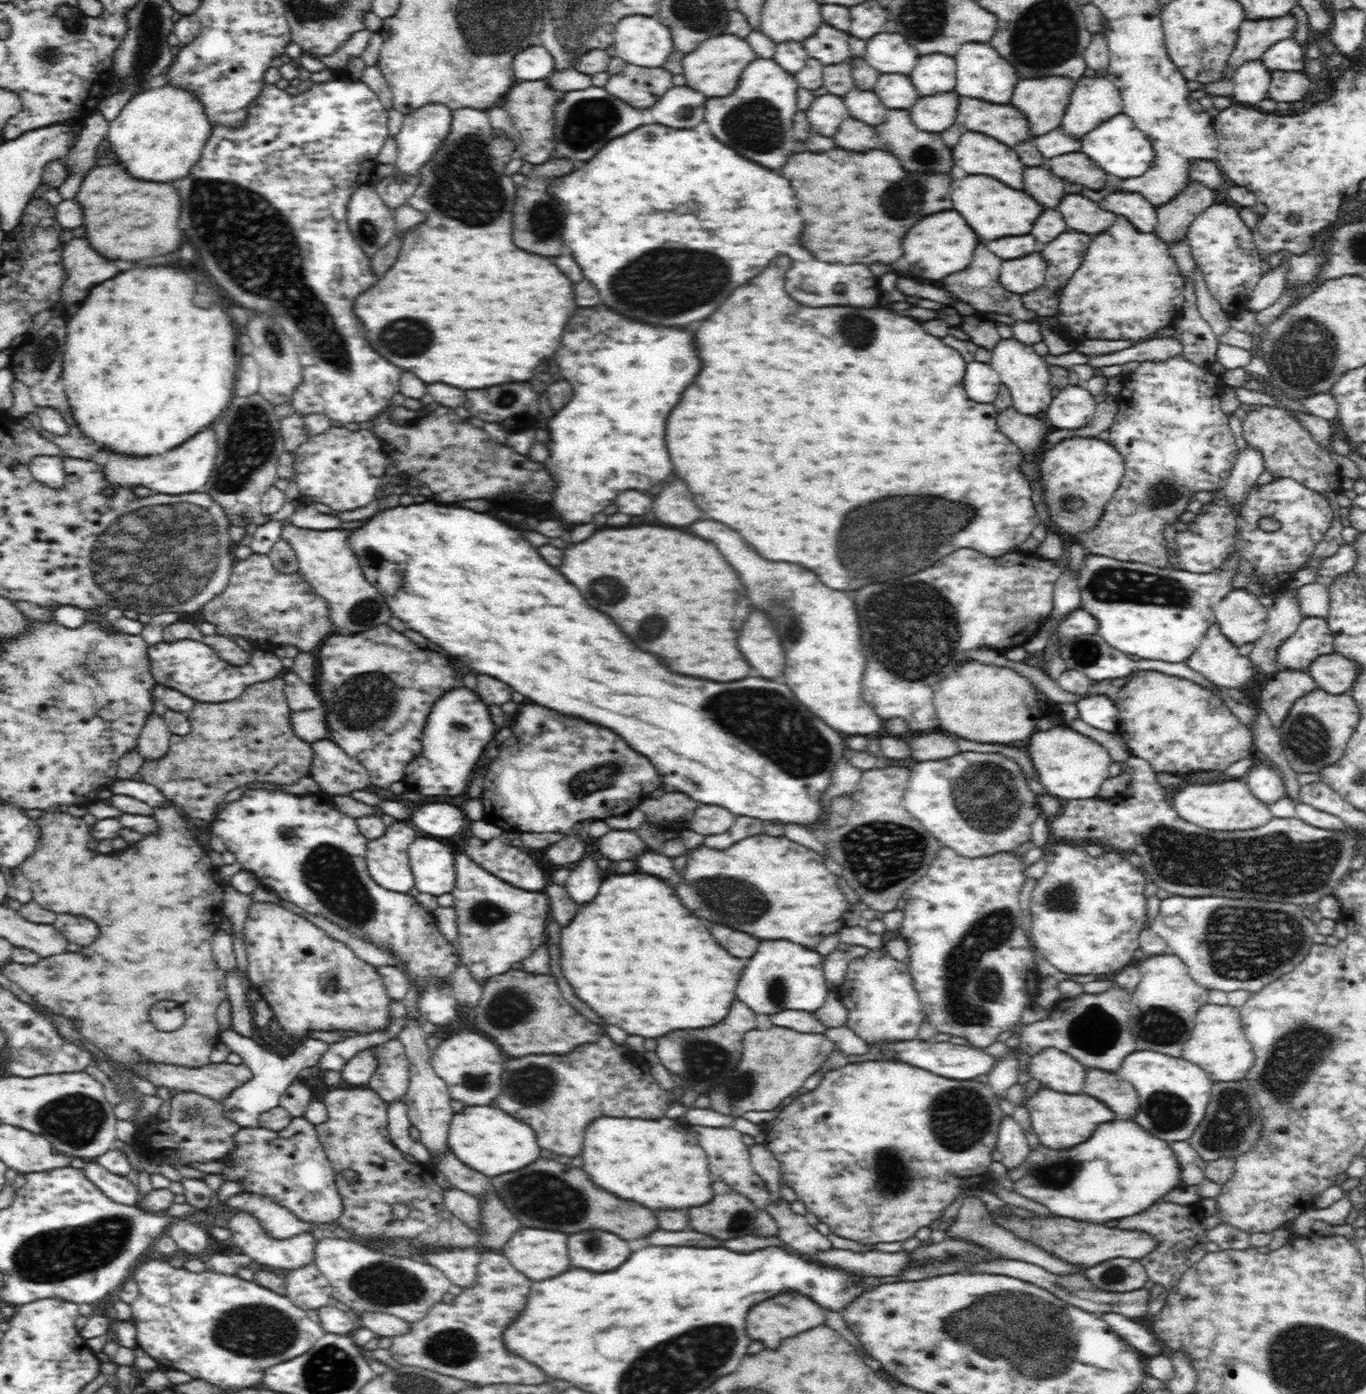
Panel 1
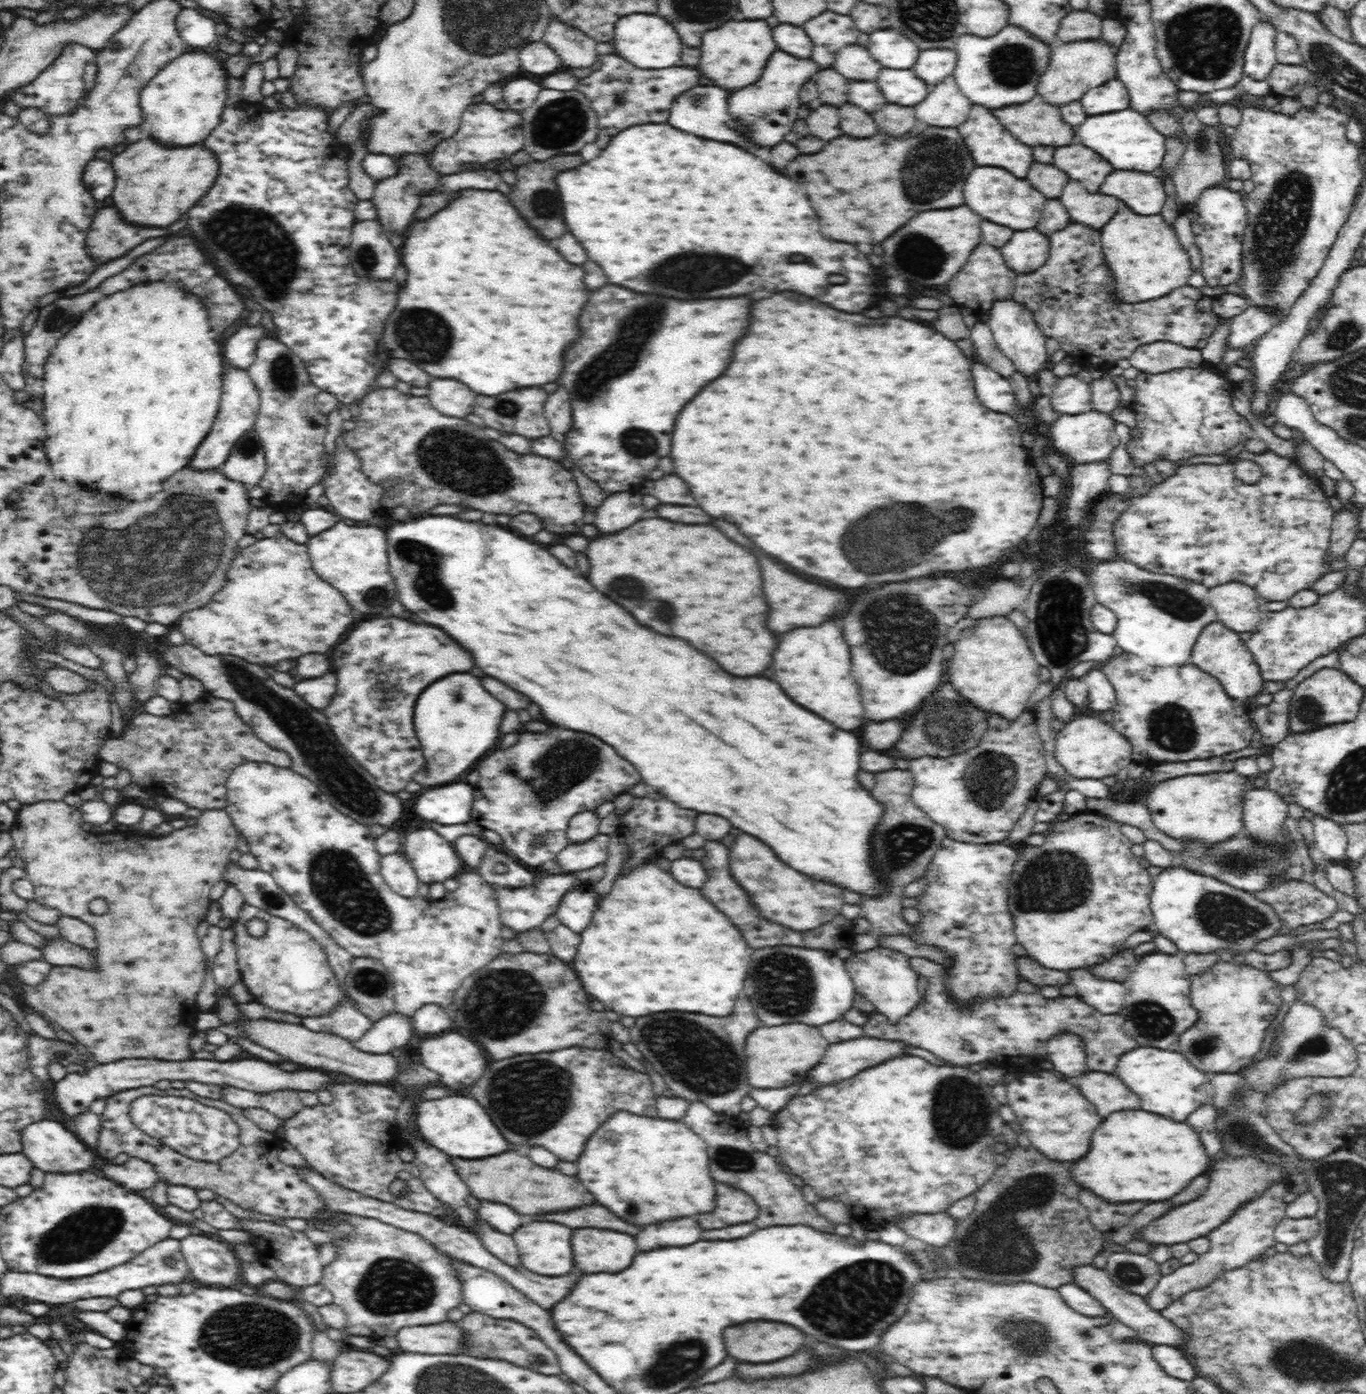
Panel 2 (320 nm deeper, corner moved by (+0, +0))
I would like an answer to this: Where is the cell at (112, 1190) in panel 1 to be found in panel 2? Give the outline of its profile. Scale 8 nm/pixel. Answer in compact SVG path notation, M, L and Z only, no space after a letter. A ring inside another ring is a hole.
M134 1156L120 1165L109 1160L102 1166L102 1170L104 1178L130 1192L151 1189L156 1181L162 1180L156 1173L154 1165L142 1162L142 1159Z

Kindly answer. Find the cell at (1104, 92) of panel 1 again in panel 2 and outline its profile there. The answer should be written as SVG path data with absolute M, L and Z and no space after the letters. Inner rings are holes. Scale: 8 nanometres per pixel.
M1118 78L1106 81L1106 84L1091 88L1082 96L1082 106L1086 114L1108 114L1130 108L1127 88Z

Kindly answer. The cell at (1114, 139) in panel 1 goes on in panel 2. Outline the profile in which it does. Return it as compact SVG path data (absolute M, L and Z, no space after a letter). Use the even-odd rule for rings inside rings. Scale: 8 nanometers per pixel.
M1134 108L1110 112L1108 116L1090 116L1076 128L1076 132L1084 146L1106 158L1116 171L1154 173L1161 166L1166 154L1164 135L1154 128L1149 118L1144 118L1144 114Z

